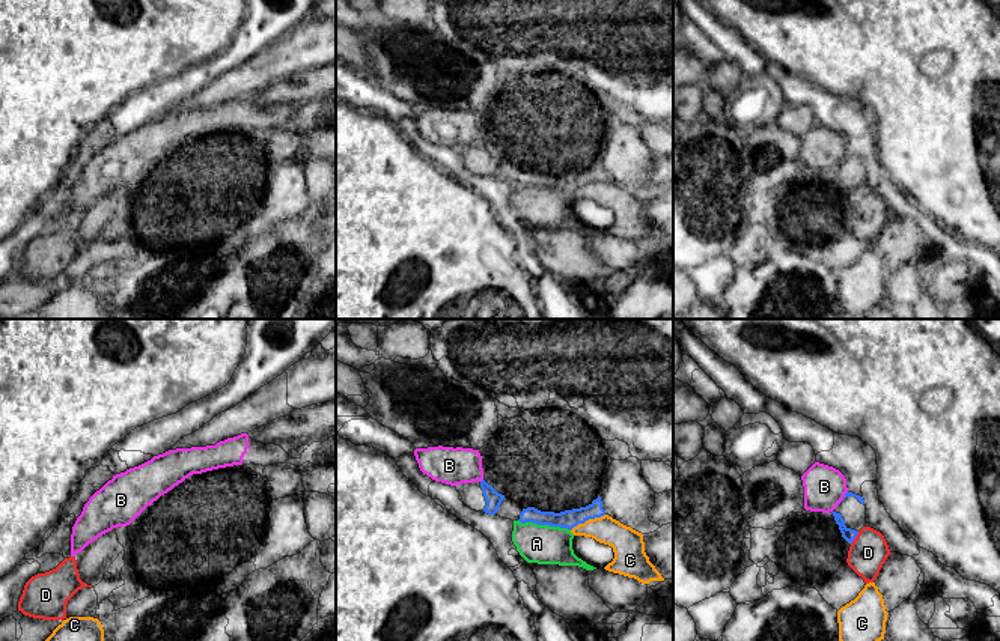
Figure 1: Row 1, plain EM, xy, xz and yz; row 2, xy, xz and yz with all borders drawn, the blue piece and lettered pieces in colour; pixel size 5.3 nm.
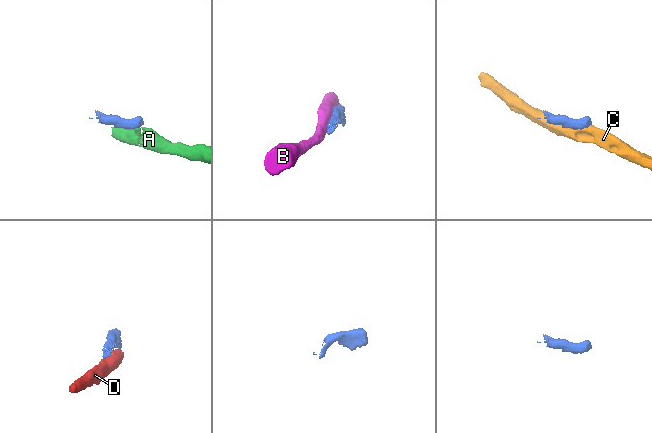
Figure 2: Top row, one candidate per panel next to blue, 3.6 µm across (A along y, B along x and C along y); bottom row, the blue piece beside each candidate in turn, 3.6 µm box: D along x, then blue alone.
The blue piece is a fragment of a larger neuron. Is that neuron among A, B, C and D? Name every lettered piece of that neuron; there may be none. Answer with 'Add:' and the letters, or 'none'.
Add: none

